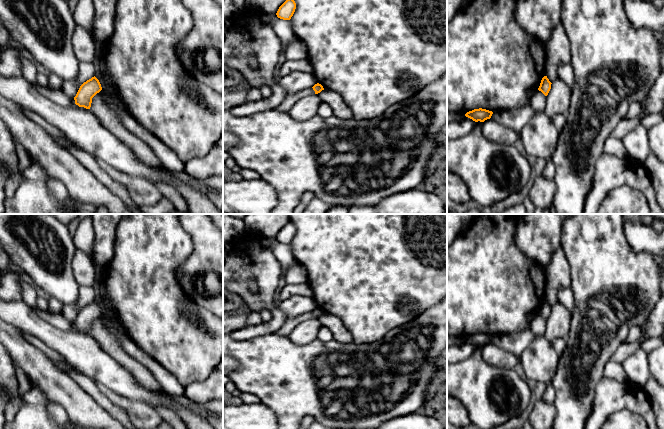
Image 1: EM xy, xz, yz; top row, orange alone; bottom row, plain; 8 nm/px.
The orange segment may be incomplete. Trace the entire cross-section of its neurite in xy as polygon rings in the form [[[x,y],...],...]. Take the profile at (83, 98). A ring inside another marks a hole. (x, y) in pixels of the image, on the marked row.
[[[94,76],[91,79],[84,82],[76,96],[74,97],[75,104],[79,107],[90,109],[92,98],[102,90],[99,80]]]

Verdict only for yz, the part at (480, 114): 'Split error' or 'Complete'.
Complete

